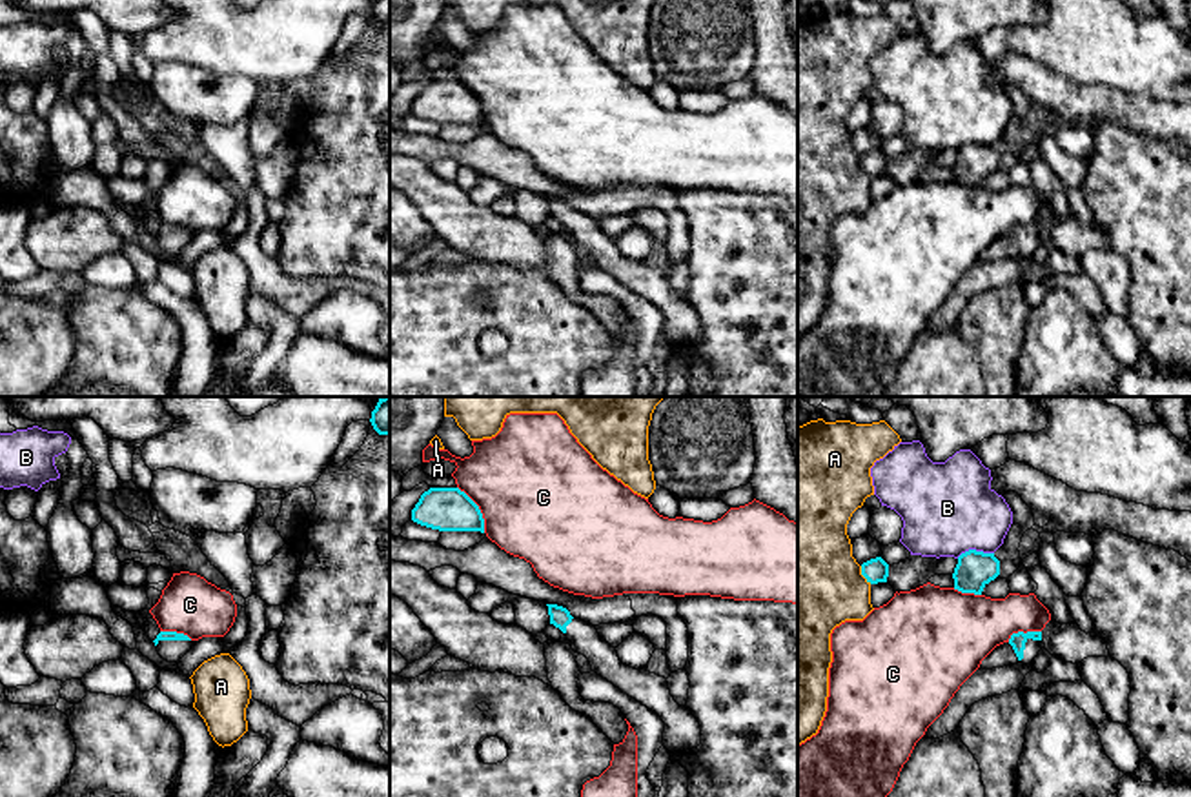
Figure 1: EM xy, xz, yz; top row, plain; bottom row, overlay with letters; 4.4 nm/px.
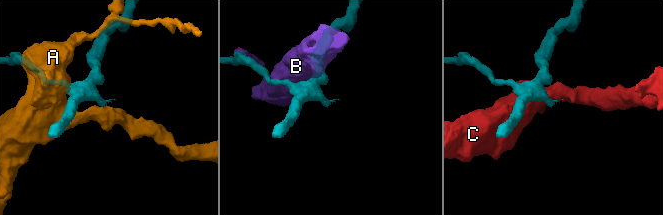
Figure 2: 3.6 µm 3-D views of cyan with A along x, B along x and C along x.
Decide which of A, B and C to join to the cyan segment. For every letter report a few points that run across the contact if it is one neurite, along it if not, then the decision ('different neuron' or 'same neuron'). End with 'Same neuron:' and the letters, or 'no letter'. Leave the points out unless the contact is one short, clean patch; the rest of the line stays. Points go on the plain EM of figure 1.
A: different neuron
B: different neuron
C: different neuron
Same neuron: no letter

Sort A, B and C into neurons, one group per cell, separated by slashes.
A / B / C

